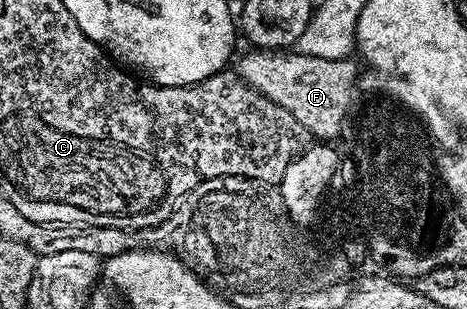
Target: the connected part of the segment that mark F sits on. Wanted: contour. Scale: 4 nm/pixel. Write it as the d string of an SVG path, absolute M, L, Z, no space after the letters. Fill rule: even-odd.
M249 51L235 61L235 72L255 91L267 95L279 107L291 111L305 130L317 139L333 139L341 133L345 116L357 89L356 60L315 59L296 51Z

